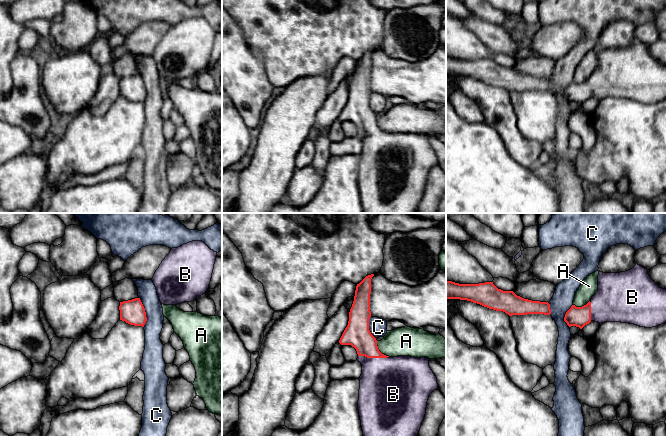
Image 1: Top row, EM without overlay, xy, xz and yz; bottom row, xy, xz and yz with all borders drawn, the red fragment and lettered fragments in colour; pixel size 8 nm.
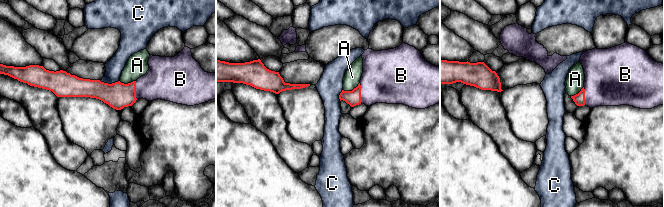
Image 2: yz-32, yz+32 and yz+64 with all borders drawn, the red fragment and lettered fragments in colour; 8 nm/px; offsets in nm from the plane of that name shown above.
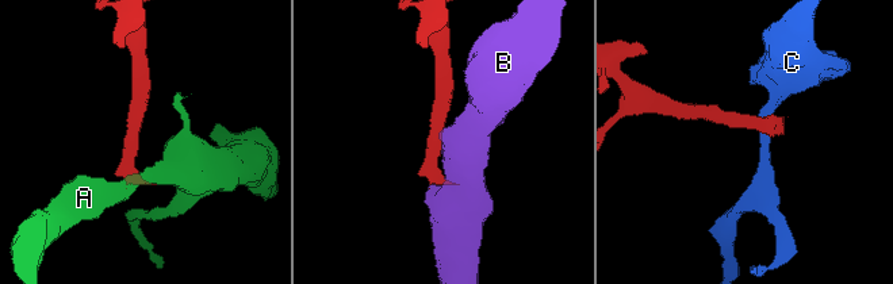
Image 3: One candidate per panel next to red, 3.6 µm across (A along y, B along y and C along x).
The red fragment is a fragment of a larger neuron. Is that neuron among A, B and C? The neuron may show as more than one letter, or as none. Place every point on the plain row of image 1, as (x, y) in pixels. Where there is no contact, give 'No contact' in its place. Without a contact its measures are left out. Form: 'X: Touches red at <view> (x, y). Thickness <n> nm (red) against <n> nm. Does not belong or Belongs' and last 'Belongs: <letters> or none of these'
A: Touches red at xz (379, 127). Thickness 200 nm (red) against 240 nm. Does not belong
B: Touches red at xz (373, 133). Thickness 200 nm (red) against 440 nm. Belongs
C: Touches red at xy (145, 88). Thickness 190 nm (red) against 150 nm. Does not belong
Belongs: B

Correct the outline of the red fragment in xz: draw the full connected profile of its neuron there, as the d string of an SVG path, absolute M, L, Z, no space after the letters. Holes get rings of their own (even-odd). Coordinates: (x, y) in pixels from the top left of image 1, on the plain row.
M374 50L366 52L356 62L354 77L349 88L348 101L339 119L351 121L357 127L357 136L362 140L362 150L359 154L358 186L364 213L417 213L426 190L429 171L438 165L437 154L429 142L428 134L411 132L389 133L382 130L377 122L376 114L369 106L371 55Z

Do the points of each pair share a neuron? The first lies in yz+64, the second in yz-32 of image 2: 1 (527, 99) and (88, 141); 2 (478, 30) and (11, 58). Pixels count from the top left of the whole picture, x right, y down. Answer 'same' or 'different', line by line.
1: same
2: different

